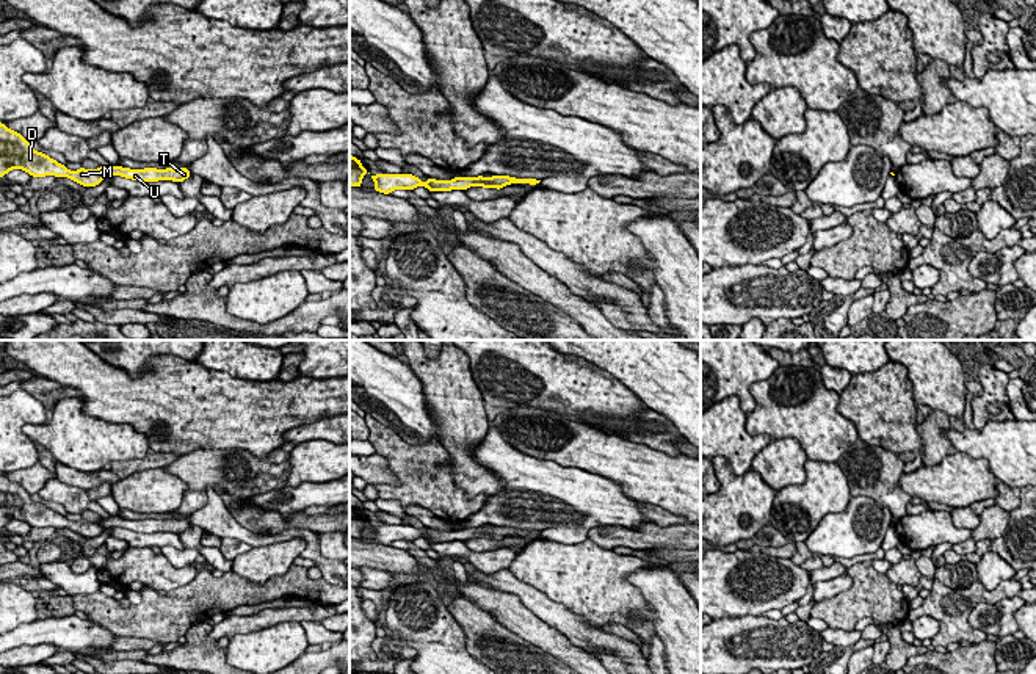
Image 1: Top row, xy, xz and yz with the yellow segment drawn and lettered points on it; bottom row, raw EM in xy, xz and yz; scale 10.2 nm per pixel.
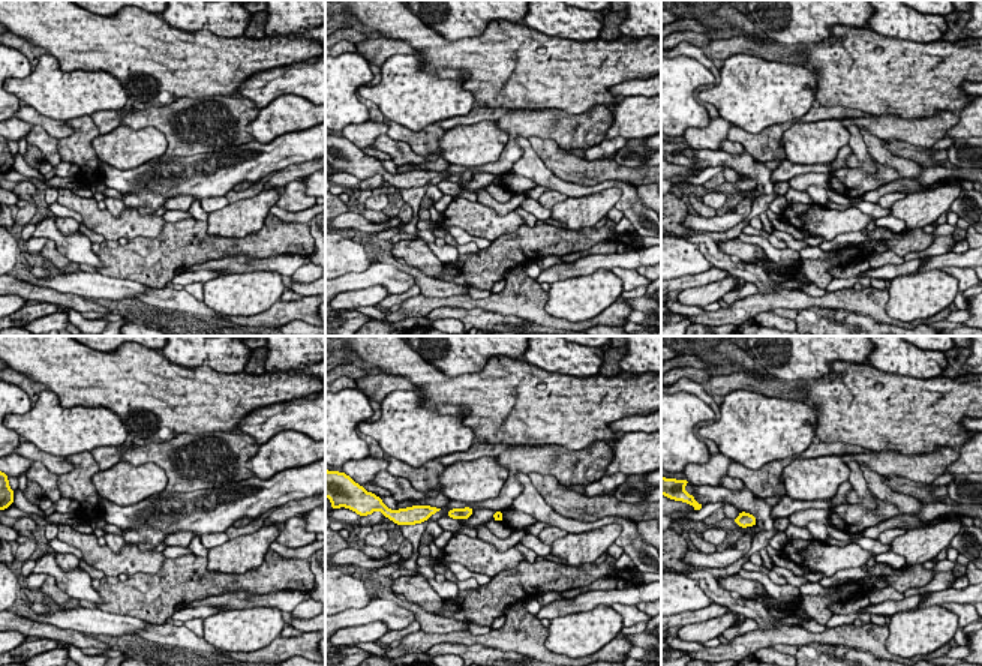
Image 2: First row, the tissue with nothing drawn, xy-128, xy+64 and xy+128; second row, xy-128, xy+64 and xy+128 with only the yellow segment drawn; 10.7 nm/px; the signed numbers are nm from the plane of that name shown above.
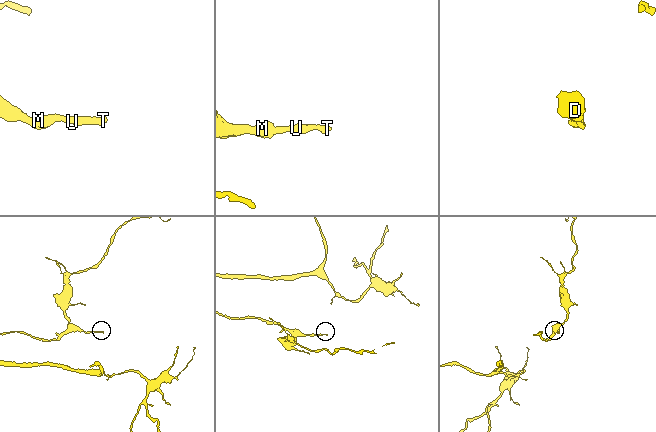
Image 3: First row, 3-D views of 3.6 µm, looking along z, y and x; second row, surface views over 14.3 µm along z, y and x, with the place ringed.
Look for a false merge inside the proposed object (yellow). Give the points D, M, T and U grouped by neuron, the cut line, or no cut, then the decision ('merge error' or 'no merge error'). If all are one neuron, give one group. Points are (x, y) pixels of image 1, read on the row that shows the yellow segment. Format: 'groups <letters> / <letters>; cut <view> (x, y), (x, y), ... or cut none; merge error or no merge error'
groups D M T U; cut none; no merge error

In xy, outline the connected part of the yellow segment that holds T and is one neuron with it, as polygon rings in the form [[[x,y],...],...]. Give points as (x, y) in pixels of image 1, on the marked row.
[[[0,122],[0,177],[6,176],[11,169],[27,171],[31,177],[67,177],[77,183],[82,183],[83,187],[96,187],[105,177],[111,176],[121,176],[138,182],[172,180],[177,183],[191,176],[190,169],[187,168],[130,169],[113,165],[100,166],[99,169],[80,168],[77,171],[71,171],[49,155],[33,150],[30,143],[20,133],[13,132]]]

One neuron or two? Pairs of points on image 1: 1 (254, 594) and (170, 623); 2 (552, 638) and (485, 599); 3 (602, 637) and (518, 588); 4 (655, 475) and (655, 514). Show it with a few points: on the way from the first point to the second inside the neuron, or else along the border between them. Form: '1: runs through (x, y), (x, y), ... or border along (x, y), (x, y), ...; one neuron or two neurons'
1: runs through (234, 594), (207, 594), (190, 604); one neuron
2: runs through (535, 630), (502, 607); one neuron
3: runs through (582, 634), (538, 602); one neuron
4: border along (637, 499), (684, 518); two neurons

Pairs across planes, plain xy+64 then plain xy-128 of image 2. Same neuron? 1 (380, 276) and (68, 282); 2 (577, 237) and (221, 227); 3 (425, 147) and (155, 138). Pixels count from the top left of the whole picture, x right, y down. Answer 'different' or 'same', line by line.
1: same
2: different
3: different

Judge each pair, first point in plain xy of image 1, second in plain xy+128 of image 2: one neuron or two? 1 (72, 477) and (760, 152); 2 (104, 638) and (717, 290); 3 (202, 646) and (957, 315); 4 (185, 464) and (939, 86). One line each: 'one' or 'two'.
1: one
2: two
3: two
4: two

